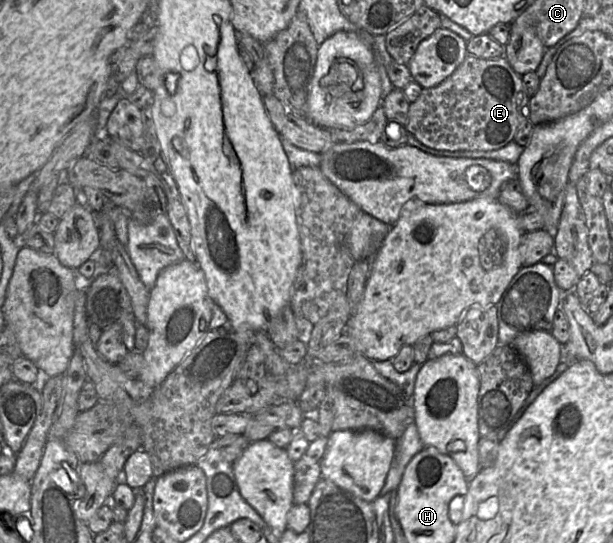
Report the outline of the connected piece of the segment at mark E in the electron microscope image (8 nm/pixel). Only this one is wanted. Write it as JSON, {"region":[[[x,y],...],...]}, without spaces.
{"region":[[[468,54],[444,82],[432,88],[423,88],[419,98],[410,104],[406,129],[420,143],[436,150],[497,150],[514,141],[518,129],[529,121],[529,100],[522,75],[513,70],[506,58],[481,59]]]}

